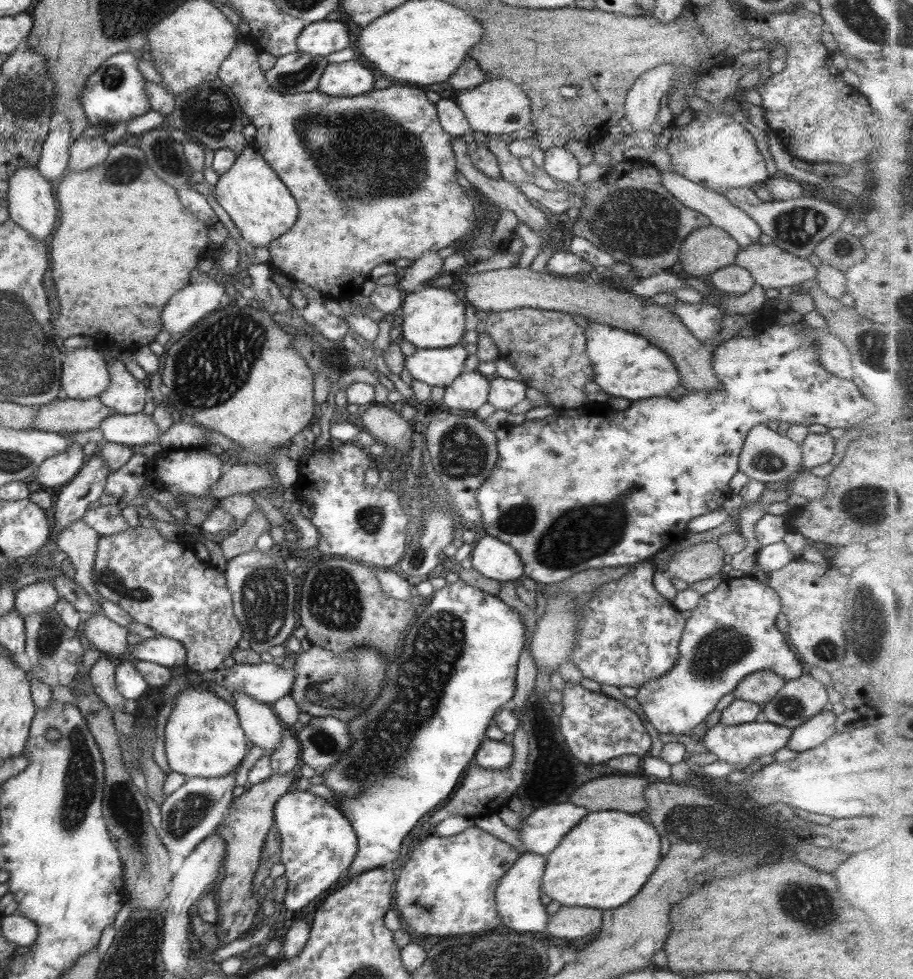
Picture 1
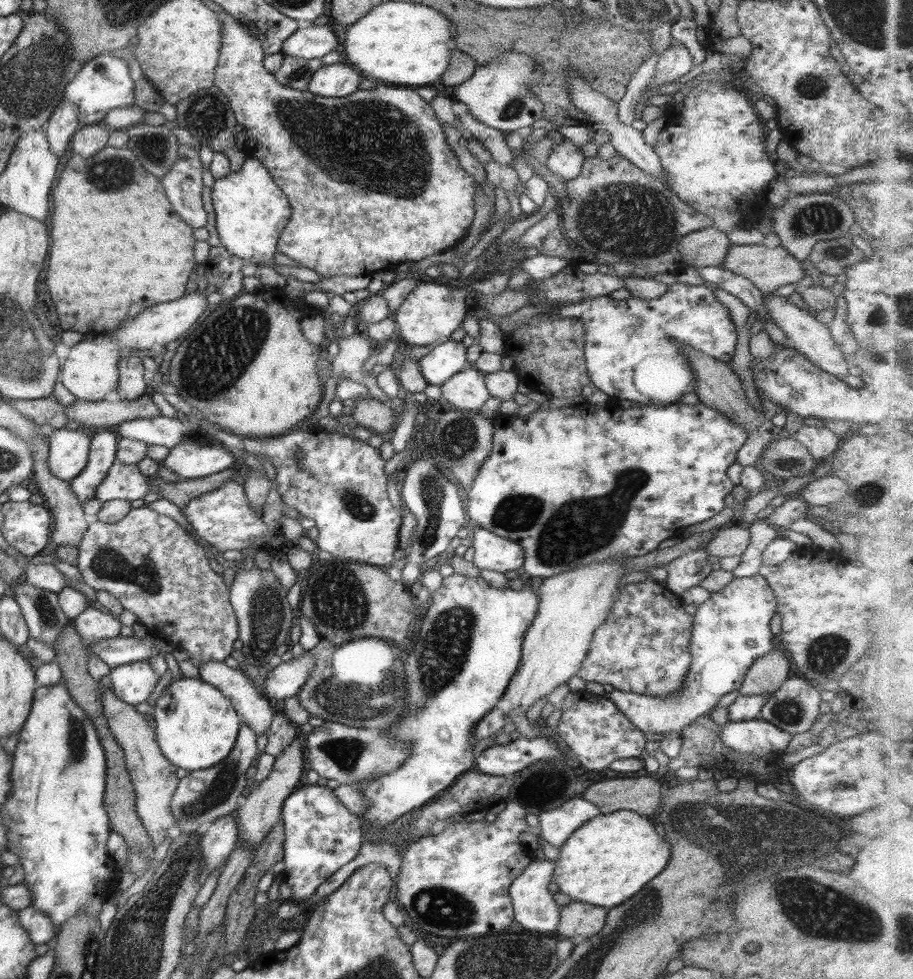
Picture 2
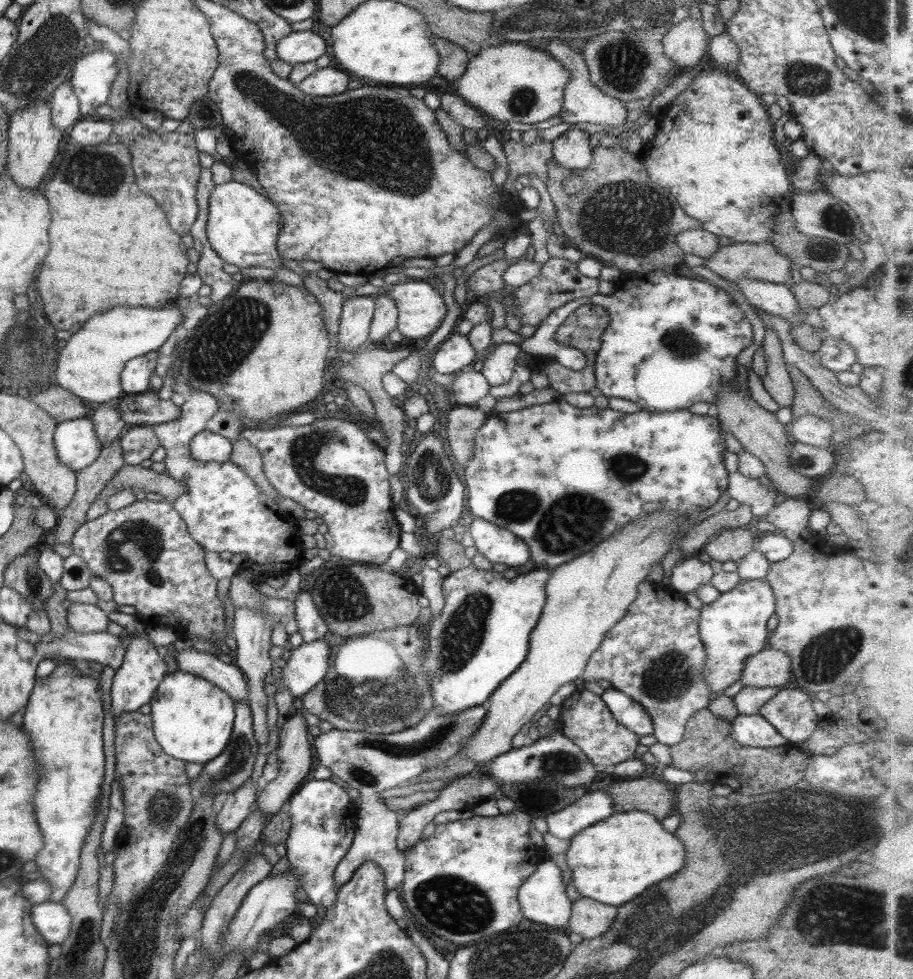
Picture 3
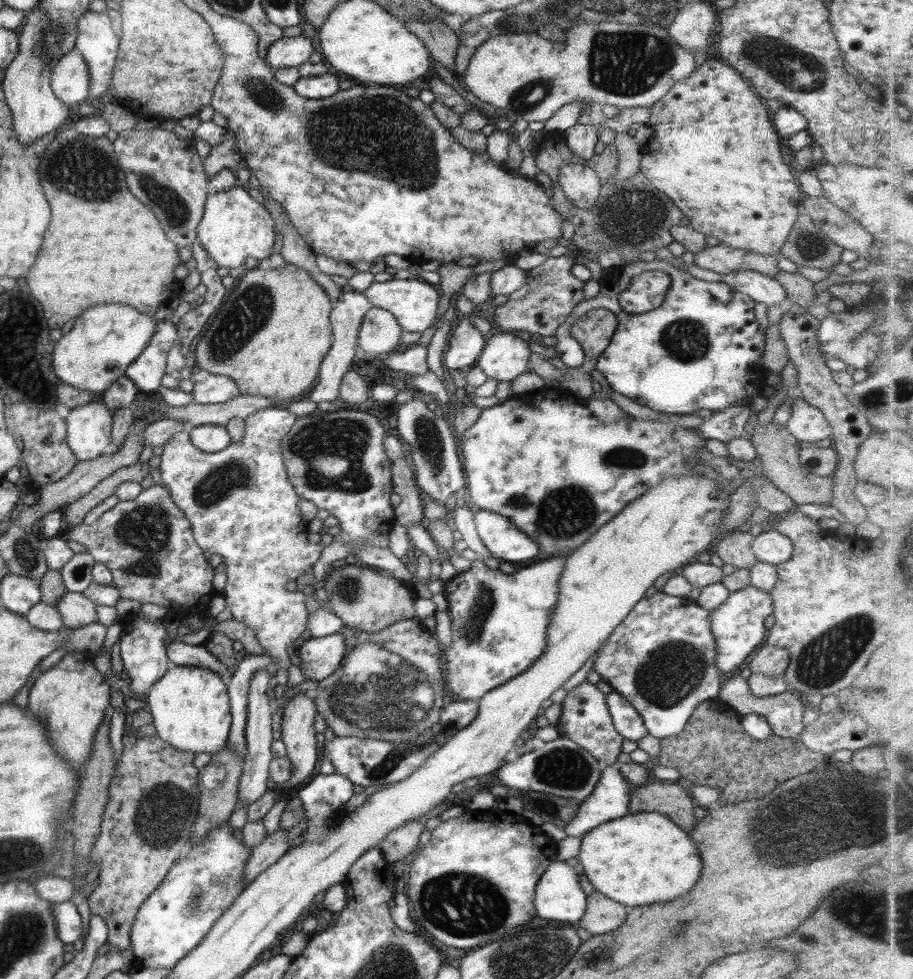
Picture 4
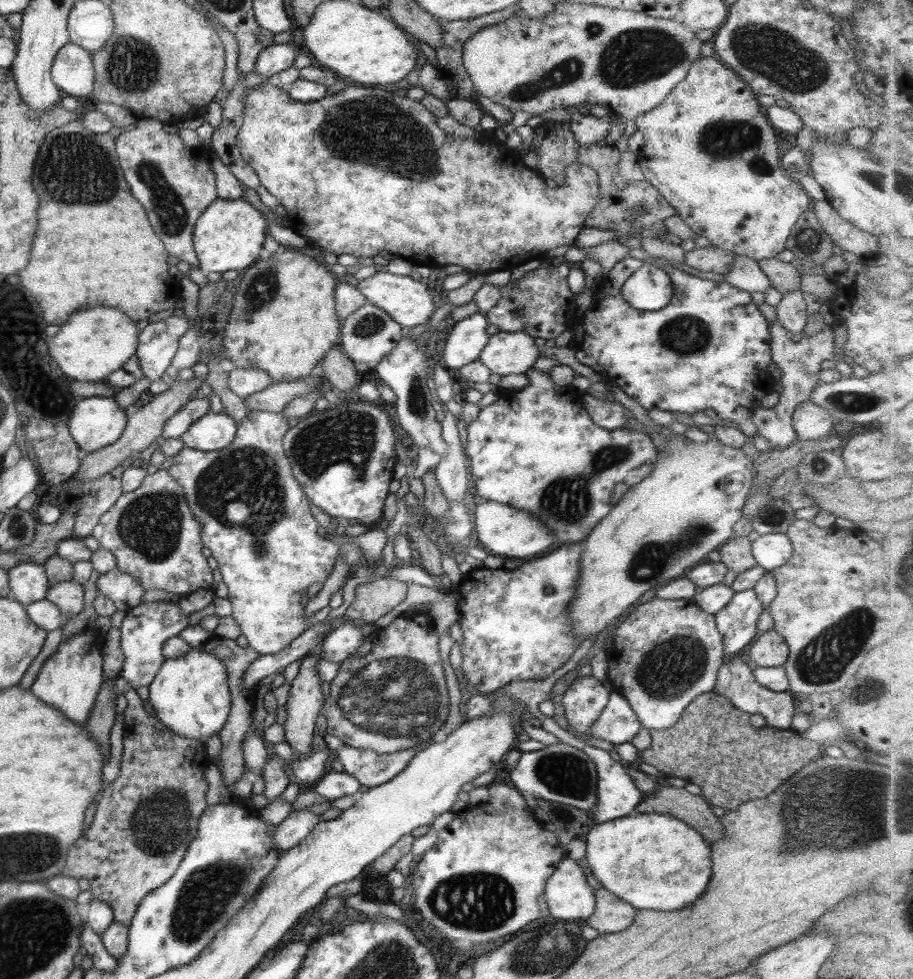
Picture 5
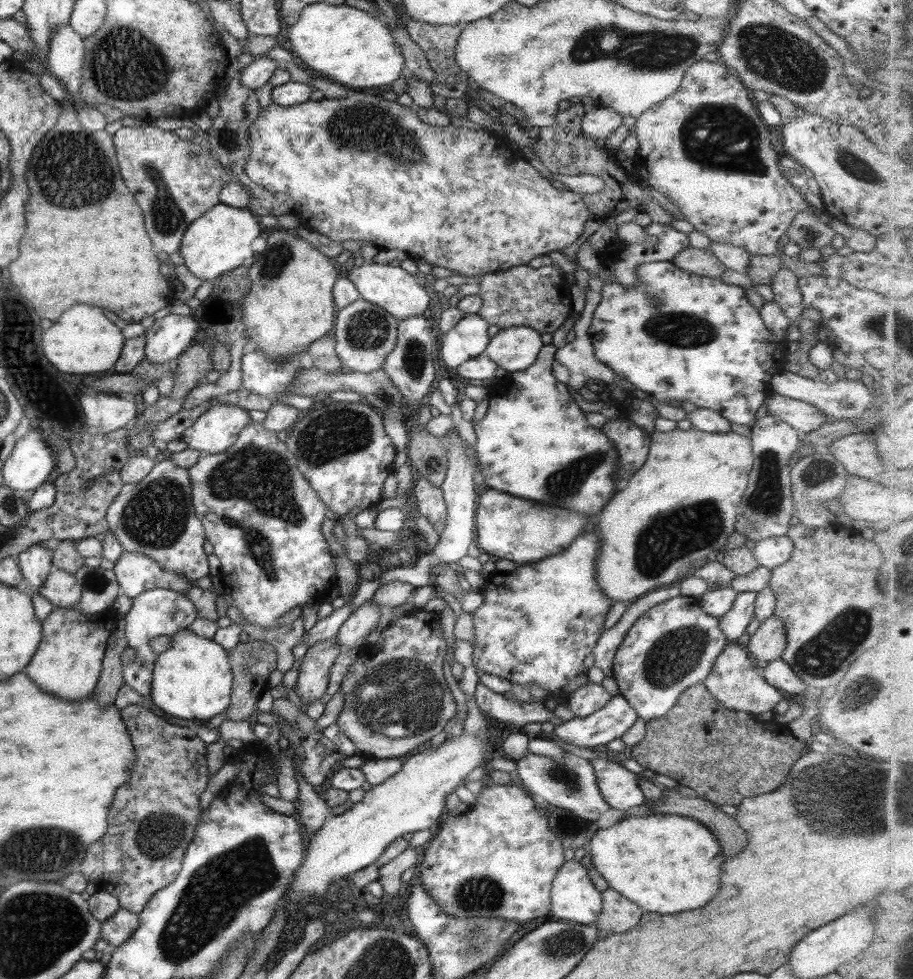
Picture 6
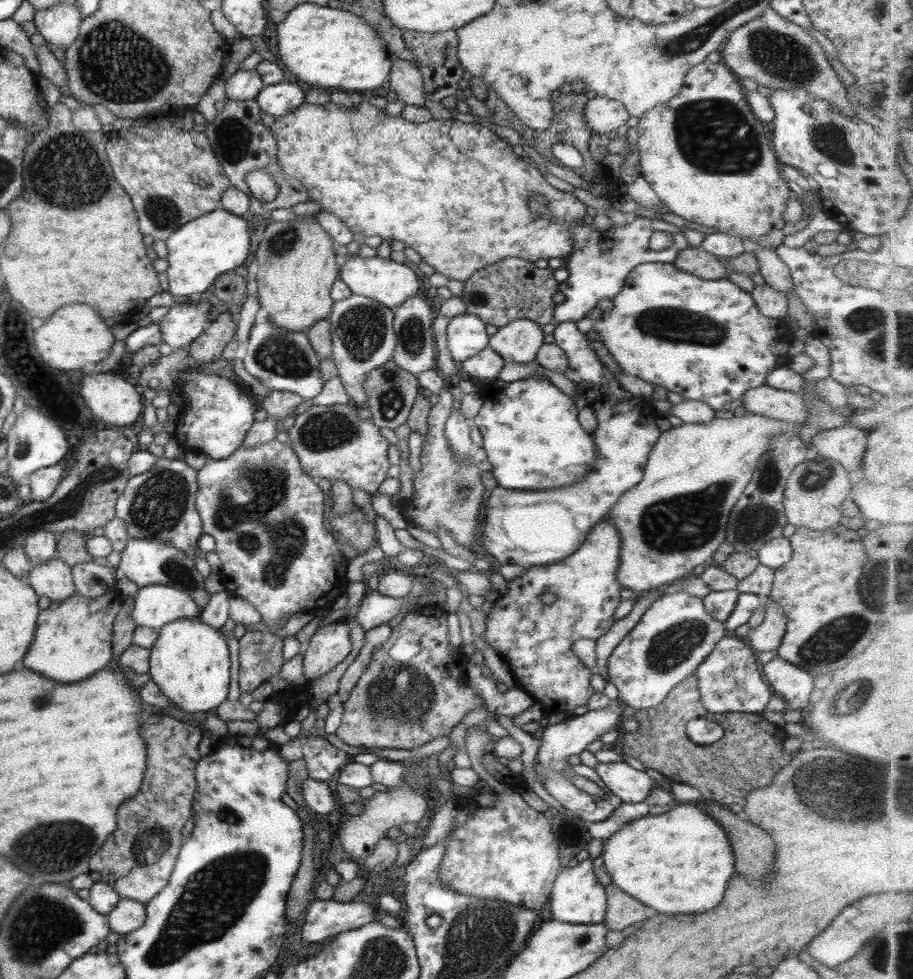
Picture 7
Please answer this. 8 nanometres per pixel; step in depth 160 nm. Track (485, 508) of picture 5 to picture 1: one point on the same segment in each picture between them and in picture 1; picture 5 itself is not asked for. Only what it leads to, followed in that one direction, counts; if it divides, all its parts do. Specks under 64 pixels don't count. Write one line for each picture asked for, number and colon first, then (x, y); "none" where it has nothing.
1: (490, 557)
2: (491, 552)
3: (498, 546)
4: (498, 534)

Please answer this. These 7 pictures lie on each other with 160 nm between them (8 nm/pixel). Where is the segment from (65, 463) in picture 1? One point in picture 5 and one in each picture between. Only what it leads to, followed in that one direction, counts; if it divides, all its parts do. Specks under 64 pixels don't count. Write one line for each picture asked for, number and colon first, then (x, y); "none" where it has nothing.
2: (68, 450)
3: (76, 445)
4: (88, 428)
5: (96, 422)

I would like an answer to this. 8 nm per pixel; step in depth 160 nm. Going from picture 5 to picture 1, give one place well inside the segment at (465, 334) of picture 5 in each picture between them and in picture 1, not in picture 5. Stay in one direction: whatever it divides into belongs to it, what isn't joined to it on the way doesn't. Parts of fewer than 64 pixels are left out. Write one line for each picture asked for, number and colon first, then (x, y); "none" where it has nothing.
1: (438, 366)
2: (448, 357)
3: (455, 354)
4: (465, 344)

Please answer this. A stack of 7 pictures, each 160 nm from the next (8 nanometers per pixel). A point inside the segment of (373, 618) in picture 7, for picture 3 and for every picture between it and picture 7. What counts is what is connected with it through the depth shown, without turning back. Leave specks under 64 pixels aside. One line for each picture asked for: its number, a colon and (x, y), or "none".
3: (308, 663)
4: (321, 656)
5: (343, 640)
6: (354, 629)

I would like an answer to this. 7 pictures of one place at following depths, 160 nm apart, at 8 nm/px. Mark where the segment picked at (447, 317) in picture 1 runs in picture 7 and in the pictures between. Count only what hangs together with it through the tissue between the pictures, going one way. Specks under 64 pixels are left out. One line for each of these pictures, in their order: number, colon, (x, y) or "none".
2: (429, 312)
3: (420, 308)
4: (412, 302)
5: (407, 301)
6: (390, 287)
7: (383, 280)

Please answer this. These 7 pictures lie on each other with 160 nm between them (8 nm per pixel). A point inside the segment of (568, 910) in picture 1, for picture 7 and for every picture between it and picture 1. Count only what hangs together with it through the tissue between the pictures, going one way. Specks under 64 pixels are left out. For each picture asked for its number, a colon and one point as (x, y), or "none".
2: (576, 919)
3: (590, 919)
4: (601, 916)
5: (610, 915)
6: (618, 915)
7: (621, 910)

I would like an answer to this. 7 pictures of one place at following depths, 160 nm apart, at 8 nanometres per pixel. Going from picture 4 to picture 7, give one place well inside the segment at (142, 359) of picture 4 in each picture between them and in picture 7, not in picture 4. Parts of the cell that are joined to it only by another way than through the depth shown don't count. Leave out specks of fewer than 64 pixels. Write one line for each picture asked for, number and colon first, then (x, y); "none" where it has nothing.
5: (157, 343)
6: (167, 337)
7: (180, 325)

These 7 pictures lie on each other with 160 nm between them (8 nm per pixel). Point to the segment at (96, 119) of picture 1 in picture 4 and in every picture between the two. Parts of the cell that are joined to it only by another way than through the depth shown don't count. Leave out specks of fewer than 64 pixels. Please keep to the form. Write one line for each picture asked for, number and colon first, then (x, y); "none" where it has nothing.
2: (103, 83)
3: (91, 77)
4: (95, 41)

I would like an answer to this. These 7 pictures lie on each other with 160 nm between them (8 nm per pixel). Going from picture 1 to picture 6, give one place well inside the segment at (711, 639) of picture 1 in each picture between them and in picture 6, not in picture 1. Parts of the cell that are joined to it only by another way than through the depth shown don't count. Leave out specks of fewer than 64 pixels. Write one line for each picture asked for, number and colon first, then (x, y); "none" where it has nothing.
2: (730, 629)
3: (732, 628)
4: (737, 623)
5: (617, 723)
6: (610, 721)

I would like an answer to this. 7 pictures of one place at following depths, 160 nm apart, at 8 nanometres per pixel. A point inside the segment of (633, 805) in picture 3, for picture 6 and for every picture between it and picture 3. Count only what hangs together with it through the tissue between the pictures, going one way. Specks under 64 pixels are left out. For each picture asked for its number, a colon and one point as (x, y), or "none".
4: (672, 800)
5: (693, 810)
6: (731, 837)

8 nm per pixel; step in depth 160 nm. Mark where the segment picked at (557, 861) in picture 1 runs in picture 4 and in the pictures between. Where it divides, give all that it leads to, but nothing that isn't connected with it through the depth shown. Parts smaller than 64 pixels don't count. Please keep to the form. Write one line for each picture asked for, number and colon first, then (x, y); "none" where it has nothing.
2: (608, 859)
3: (612, 862)
4: (644, 858)

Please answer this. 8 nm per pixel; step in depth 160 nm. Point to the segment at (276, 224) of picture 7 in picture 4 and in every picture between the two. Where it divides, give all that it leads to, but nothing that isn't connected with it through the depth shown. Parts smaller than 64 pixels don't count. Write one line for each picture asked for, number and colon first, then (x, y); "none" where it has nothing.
4: (272, 331)
5: (286, 303)
6: (289, 305)

